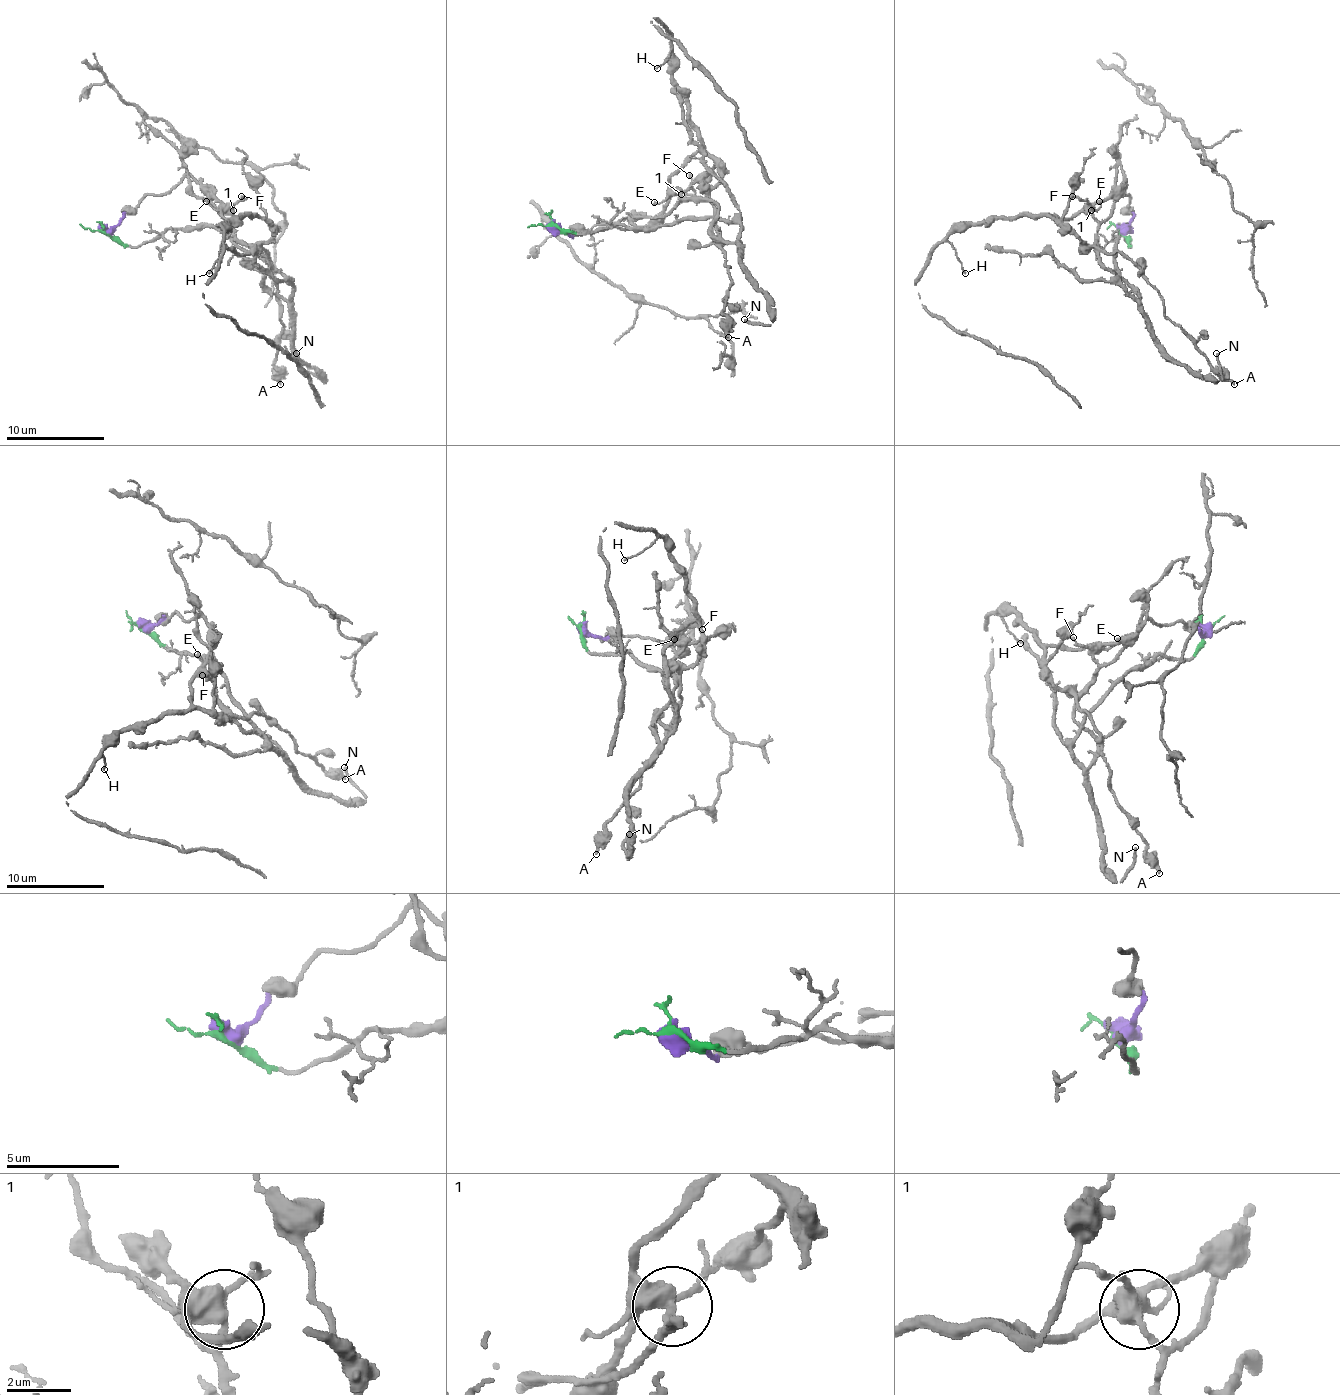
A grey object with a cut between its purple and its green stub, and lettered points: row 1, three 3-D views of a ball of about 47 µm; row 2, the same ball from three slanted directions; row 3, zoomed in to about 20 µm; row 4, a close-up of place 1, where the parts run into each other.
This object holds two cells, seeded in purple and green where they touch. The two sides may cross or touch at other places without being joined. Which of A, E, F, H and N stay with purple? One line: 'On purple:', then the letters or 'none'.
On purple: A, E, H

